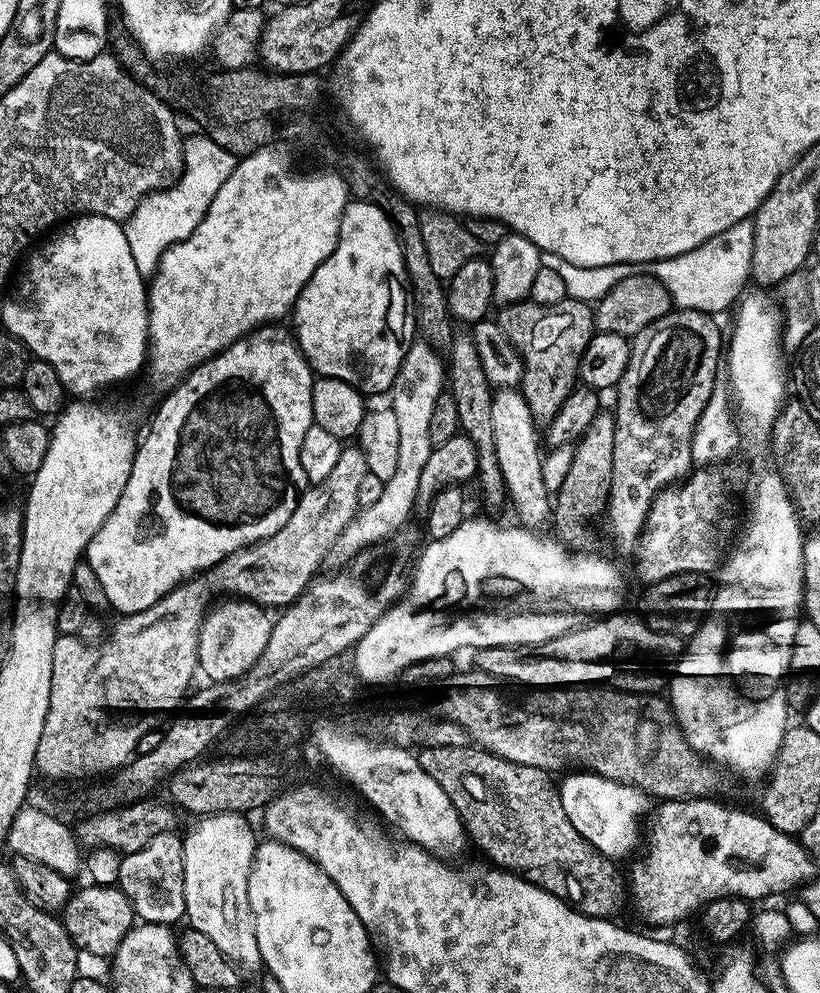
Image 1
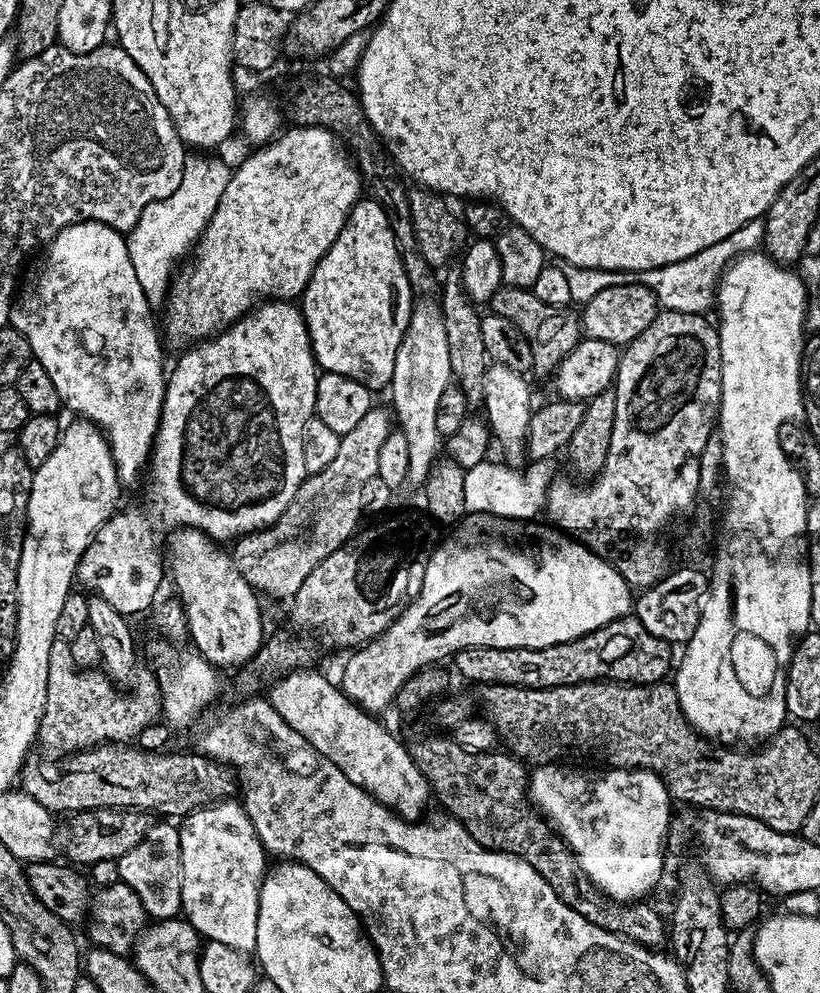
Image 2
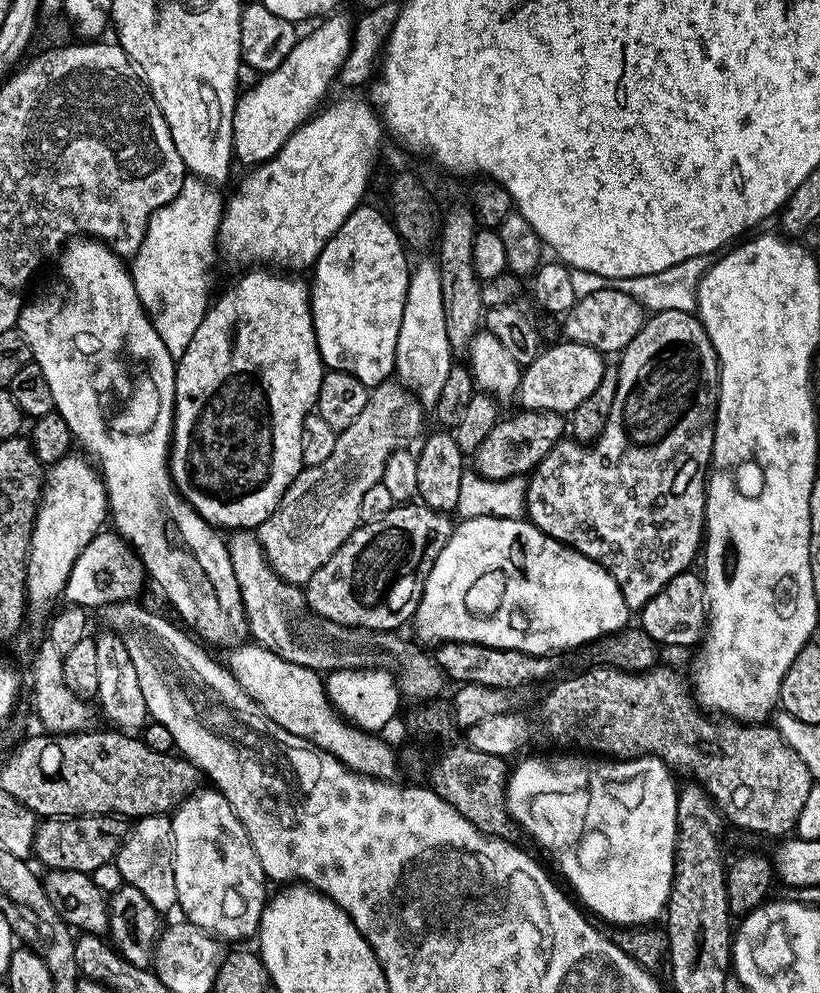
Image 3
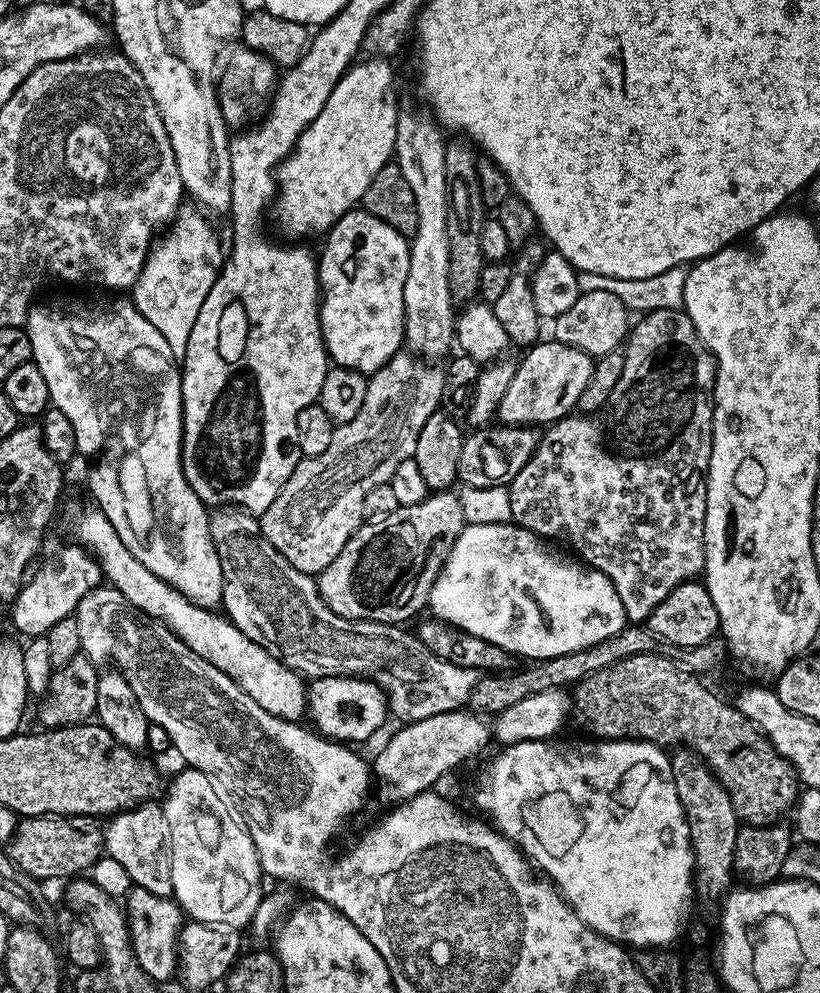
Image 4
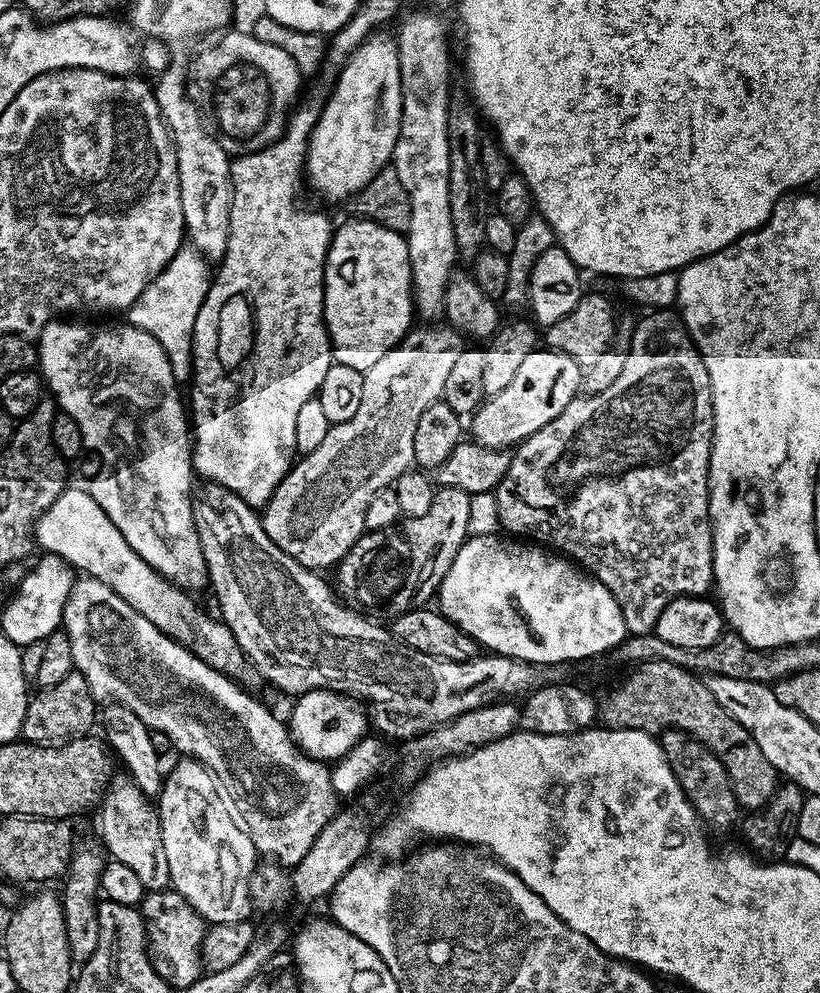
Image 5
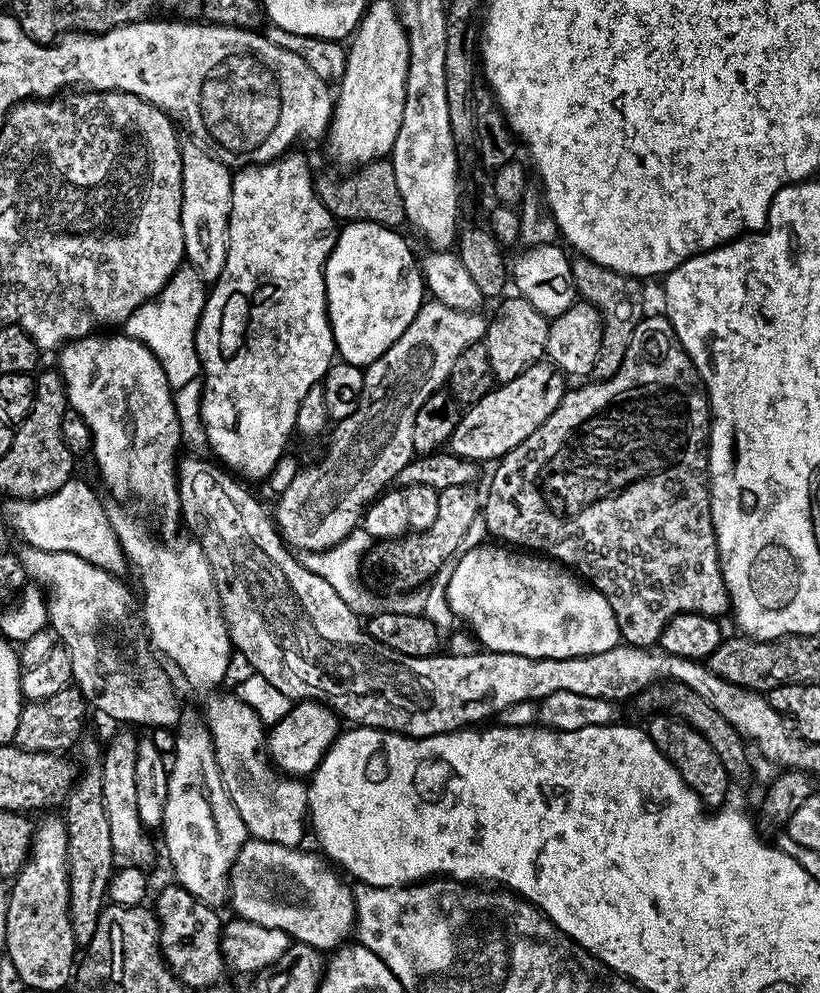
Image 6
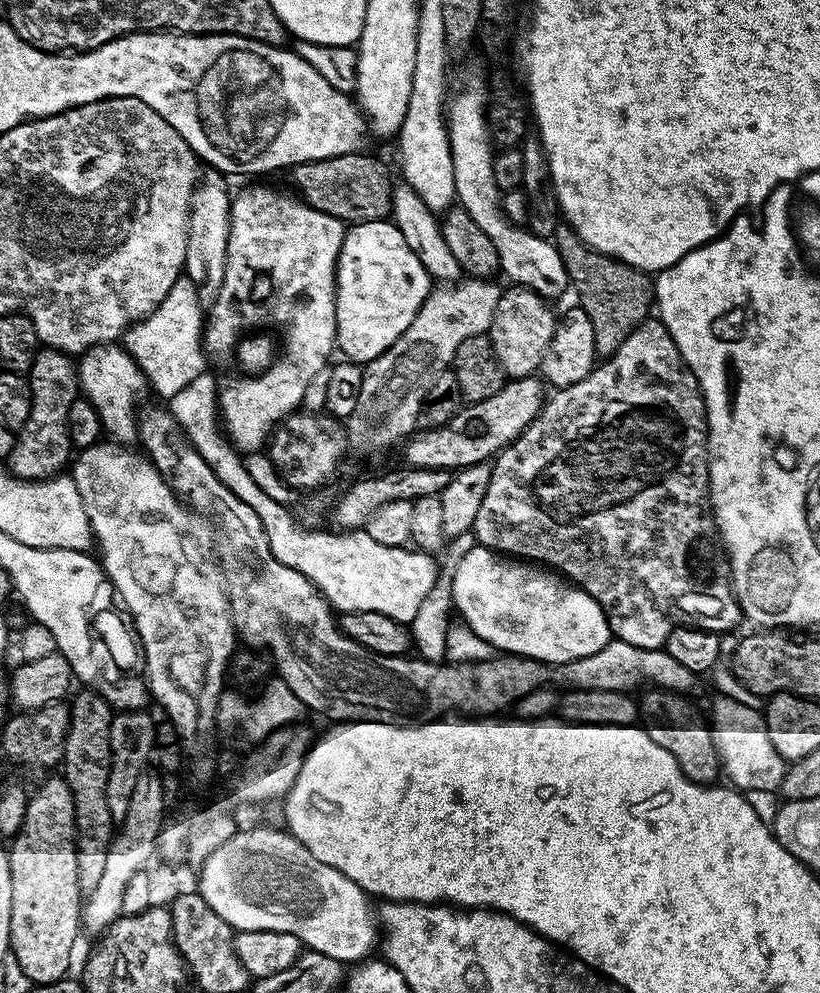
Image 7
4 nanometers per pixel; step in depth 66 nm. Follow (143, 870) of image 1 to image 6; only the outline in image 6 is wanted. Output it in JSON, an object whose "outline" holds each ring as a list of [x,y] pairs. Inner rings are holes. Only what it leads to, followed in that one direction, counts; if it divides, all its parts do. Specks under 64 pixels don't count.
{"outline":[[[124,730],[103,749],[102,802],[106,802],[106,819],[110,822],[110,842],[121,861],[129,865],[147,866],[152,860],[152,840],[138,818],[138,786],[134,786],[134,766],[138,762],[138,736],[135,731]]]}

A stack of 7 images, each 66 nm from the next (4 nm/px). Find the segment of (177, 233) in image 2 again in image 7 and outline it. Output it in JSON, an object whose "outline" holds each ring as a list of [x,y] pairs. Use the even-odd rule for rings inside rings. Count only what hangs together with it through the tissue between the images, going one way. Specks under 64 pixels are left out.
{"outline":[[[181,278],[170,286],[170,294],[162,298],[158,307],[146,317],[133,324],[122,337],[123,347],[128,351],[141,370],[144,371],[144,378],[149,389],[152,388],[160,396],[176,396],[179,392],[187,393],[192,387],[194,378],[206,371],[206,353],[204,351],[204,321],[206,319],[206,309],[200,304],[200,299],[196,293],[196,287],[191,280]]]}

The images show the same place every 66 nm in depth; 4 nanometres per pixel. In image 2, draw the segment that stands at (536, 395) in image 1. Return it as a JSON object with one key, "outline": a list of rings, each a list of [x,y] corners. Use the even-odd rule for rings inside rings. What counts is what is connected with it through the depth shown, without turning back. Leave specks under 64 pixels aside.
{"outline":[[[501,286],[490,301],[491,315],[501,316],[510,322],[530,342],[532,351],[532,366],[535,375],[551,377],[557,366],[574,350],[574,346],[582,339],[582,329],[580,327],[580,317],[571,307],[565,306],[555,308],[549,304],[543,304],[531,290],[522,288],[509,288]]]}

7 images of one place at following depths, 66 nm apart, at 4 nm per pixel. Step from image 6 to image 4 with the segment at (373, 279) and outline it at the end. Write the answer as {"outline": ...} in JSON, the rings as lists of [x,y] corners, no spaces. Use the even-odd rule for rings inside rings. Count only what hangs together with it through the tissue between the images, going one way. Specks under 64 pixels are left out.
{"outline":[[[353,210],[328,229],[324,242],[324,253],[318,256],[324,346],[333,365],[365,374],[377,372],[405,343],[404,291],[406,270],[410,270],[409,241],[394,226],[363,210]]]}

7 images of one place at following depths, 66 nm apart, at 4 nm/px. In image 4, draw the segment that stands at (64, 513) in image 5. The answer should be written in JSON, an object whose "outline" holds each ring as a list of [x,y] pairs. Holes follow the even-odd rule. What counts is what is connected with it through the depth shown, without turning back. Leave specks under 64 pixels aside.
{"outline":[[[98,510],[91,511],[82,513],[76,524],[76,536],[81,540],[77,541],[95,556],[103,579],[111,587],[118,589],[139,612],[145,612],[150,619],[165,624],[183,644],[194,650],[194,654],[210,662],[210,666],[218,666],[218,670],[250,694],[262,710],[283,720],[300,722],[305,719],[308,690],[299,672],[291,672],[280,660],[258,646],[258,642],[246,638],[246,634],[242,634],[242,630],[238,630],[227,615],[190,602],[181,592],[174,590],[174,586],[162,582],[158,574],[150,574],[150,570],[146,570],[146,566],[142,566],[142,562],[138,562],[126,546],[122,546],[122,538],[118,538],[108,519]]]}

